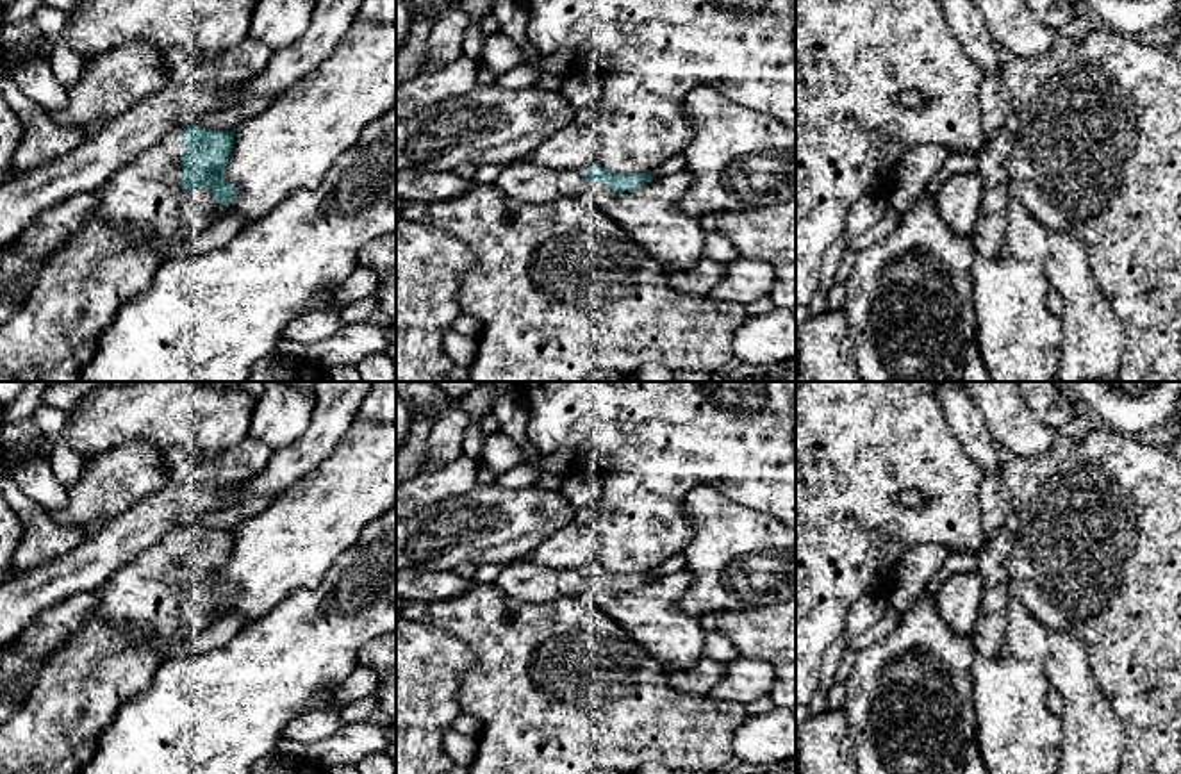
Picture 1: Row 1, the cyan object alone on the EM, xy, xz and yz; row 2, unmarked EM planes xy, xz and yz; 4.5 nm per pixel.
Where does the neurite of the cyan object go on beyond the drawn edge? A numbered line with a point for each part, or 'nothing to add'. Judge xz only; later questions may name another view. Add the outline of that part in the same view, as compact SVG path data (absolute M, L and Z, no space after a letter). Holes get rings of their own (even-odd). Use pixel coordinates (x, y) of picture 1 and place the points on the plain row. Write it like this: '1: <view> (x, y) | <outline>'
1: xz (523, 580) | M517 560L505 565L494 583L510 597L539 605L562 597L578 597L585 587L585 576L576 569Z

